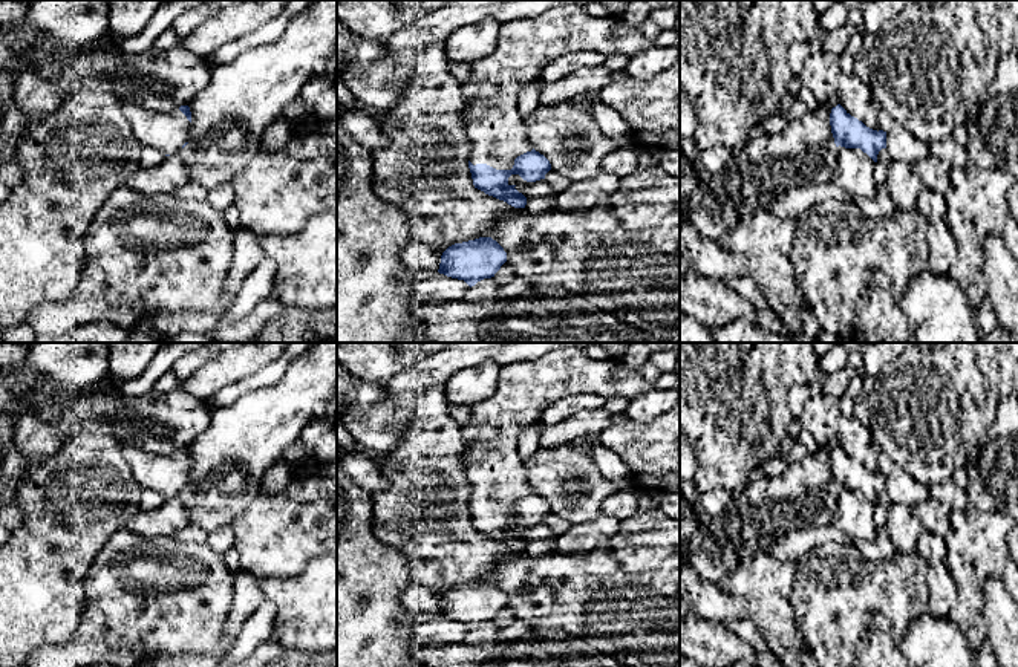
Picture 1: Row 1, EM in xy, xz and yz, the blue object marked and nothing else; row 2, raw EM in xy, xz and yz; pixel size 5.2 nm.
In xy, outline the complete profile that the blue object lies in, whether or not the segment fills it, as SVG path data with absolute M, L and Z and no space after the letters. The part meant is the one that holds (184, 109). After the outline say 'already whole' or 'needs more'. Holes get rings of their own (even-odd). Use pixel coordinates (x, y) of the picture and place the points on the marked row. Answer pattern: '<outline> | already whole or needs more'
M127 98L119 101L122 113L142 147L155 147L165 156L170 156L181 153L188 144L188 130L191 122L188 106L181 106L173 112L159 113L144 109Z | needs more

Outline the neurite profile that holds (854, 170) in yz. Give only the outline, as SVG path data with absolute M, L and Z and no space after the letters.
M837 148L837 161L831 182L845 191L847 196L876 199L879 185L874 179L876 162L860 148Z

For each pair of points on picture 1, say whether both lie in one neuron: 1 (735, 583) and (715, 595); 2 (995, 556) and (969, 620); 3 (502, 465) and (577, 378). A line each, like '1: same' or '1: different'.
1: different
2: same
3: same

